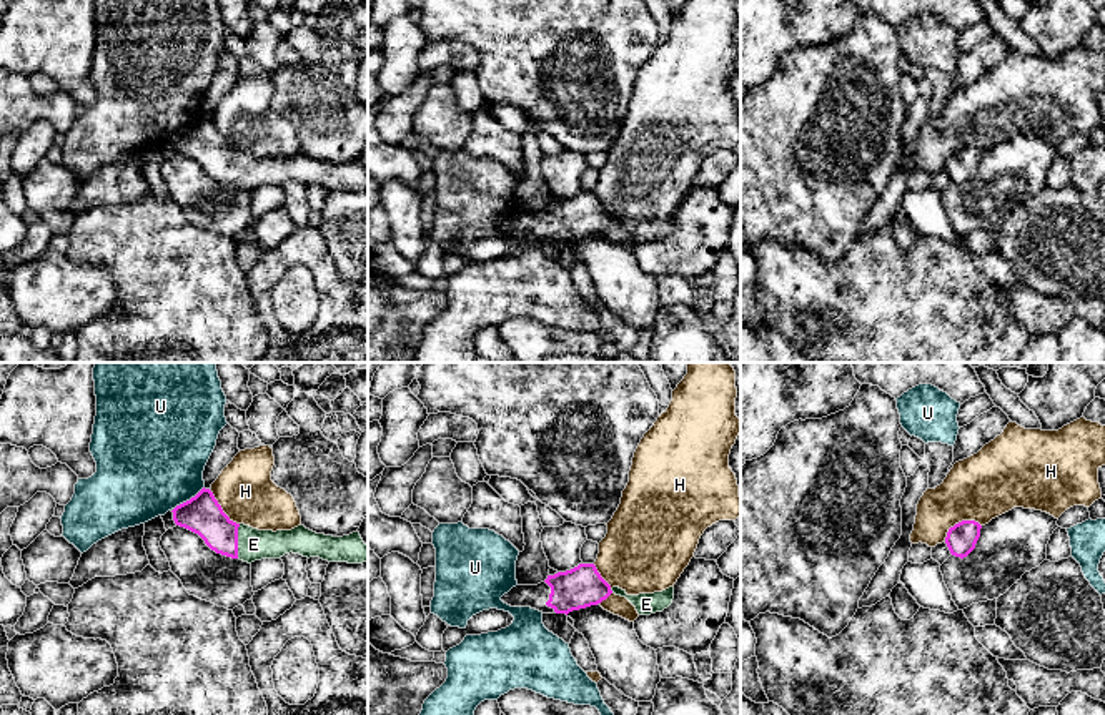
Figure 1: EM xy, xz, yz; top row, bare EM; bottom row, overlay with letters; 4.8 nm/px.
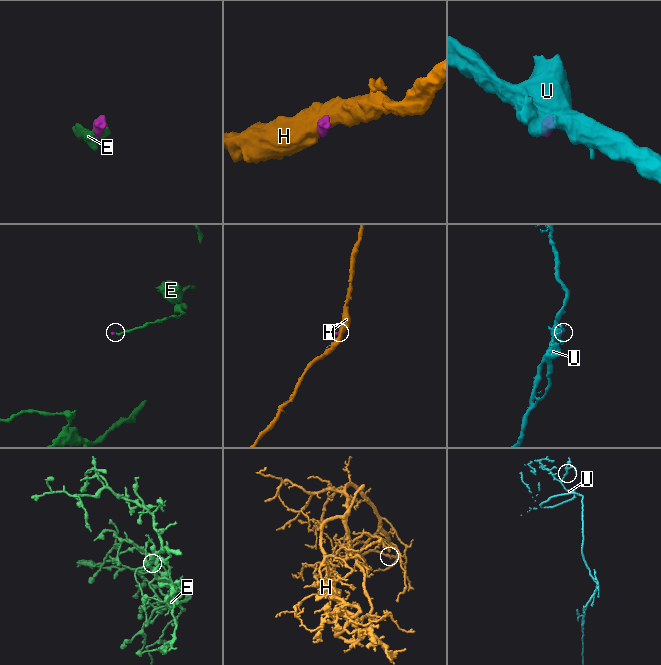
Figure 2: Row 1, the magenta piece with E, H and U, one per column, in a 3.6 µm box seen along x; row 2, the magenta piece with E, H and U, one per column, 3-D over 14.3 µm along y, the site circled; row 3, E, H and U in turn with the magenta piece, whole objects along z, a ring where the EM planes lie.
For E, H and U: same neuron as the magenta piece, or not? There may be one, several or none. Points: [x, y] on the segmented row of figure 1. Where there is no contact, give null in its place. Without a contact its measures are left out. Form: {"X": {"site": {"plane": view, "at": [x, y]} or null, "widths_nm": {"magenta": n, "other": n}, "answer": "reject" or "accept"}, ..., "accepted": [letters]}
{"E": {"site": {"plane": "xy", "at": [237, 541]}, "widths_nm": {"magenta": 190, "other": 150}, "answer": "accept"}, "H": {"site": {"plane": "yz", "at": [959, 522]}, "widths_nm": {"magenta": 150, "other": 320}, "answer": "reject"}, "U": {"site": {"plane": "xy", "at": [190, 499]}, "widths_nm": {"magenta": 190, "other": 480}, "answer": "reject"}, "accepted": ["E"]}

